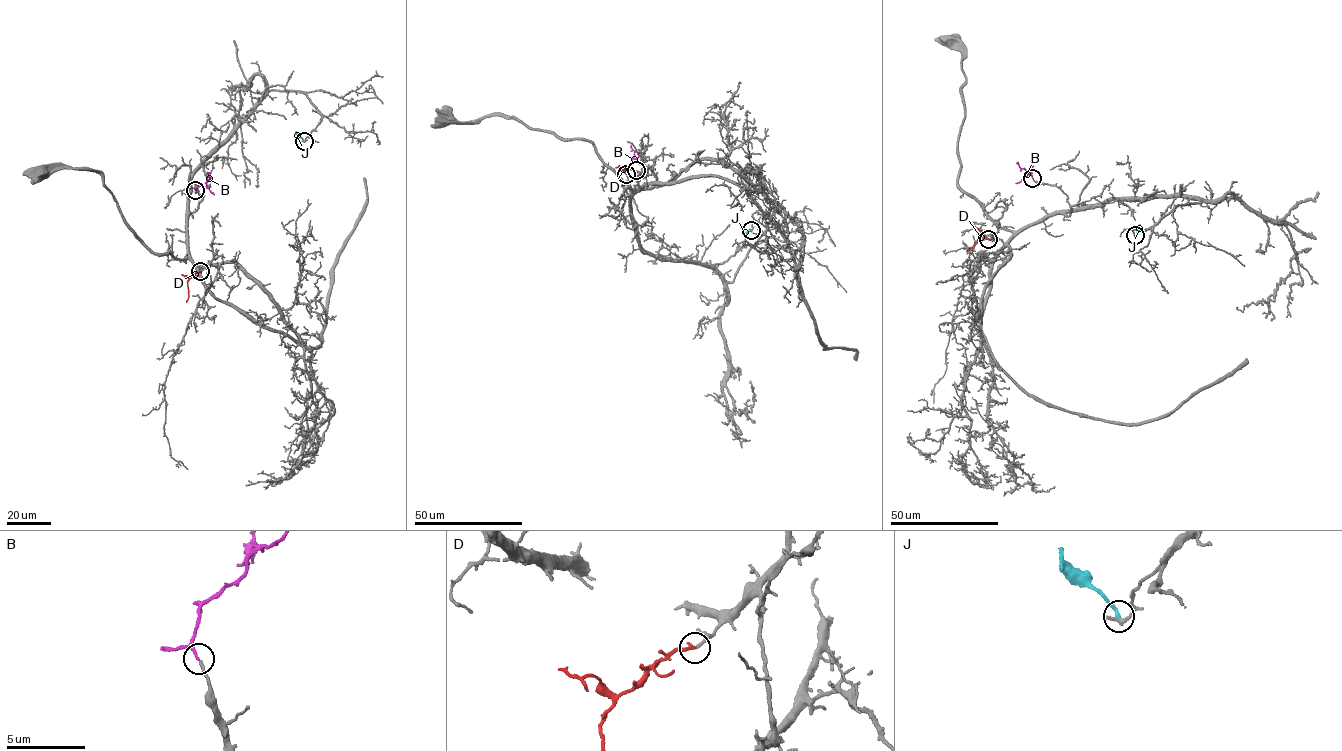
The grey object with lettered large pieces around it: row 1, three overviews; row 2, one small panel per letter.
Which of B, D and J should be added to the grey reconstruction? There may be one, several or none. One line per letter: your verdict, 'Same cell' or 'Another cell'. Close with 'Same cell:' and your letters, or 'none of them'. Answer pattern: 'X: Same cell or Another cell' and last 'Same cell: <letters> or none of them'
B: Same cell
D: Same cell
J: Another cell
Same cell: B, D

